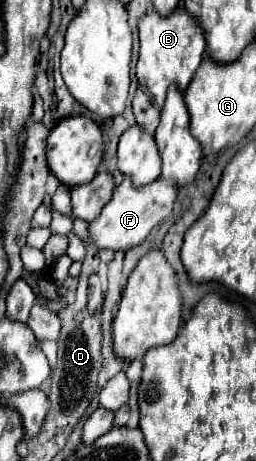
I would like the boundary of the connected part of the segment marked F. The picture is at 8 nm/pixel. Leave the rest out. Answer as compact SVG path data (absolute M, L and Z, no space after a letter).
M125 176L121 186L115 188L113 198L103 208L99 218L89 224L91 240L97 244L97 248L111 248L111 250L127 250L139 246L149 236L149 232L171 214L177 194L179 184L171 184L171 180L157 178L155 182L137 188L133 186L131 178Z

